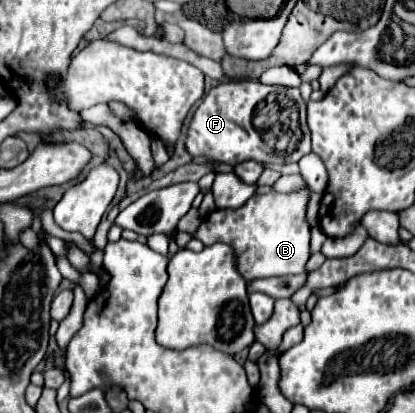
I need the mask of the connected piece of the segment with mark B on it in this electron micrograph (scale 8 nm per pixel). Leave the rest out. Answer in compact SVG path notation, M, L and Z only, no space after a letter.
M310 189L254 195L240 209L212 211L200 225L196 237L204 245L228 243L238 257L238 271L244 275L246 283L264 277L306 273L310 259L310 225L306 223L308 199Z

